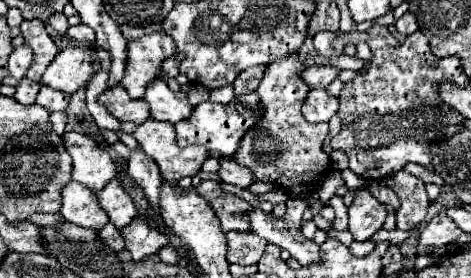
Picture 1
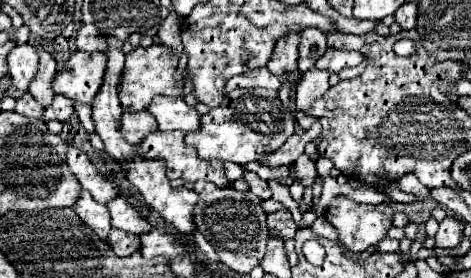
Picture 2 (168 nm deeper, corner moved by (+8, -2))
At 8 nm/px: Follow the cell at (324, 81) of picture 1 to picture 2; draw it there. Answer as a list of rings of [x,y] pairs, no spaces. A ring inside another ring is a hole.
[[[328,49],[318,61],[316,67],[324,69],[328,73],[340,73],[346,67],[354,67],[362,61],[362,53],[358,51],[338,51],[338,49]]]

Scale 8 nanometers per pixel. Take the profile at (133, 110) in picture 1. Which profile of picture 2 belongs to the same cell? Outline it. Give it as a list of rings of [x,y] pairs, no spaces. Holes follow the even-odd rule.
[[[124,111],[120,117],[120,133],[132,145],[138,145],[150,131],[156,129],[156,119],[148,111]]]

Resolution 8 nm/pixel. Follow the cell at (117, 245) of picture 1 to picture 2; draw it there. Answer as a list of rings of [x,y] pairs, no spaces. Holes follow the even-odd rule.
[[[112,229],[110,235],[108,235],[108,239],[106,239],[106,243],[114,249],[114,253],[118,257],[132,255],[140,247],[138,235],[132,235],[132,233],[126,233],[126,231],[120,231],[120,229]]]

